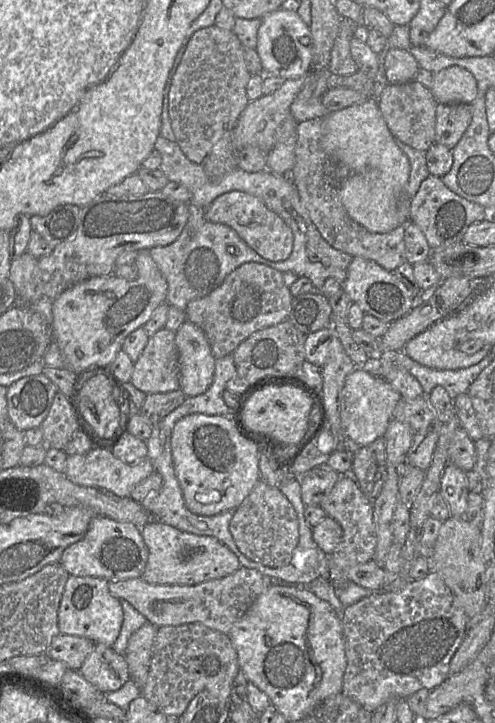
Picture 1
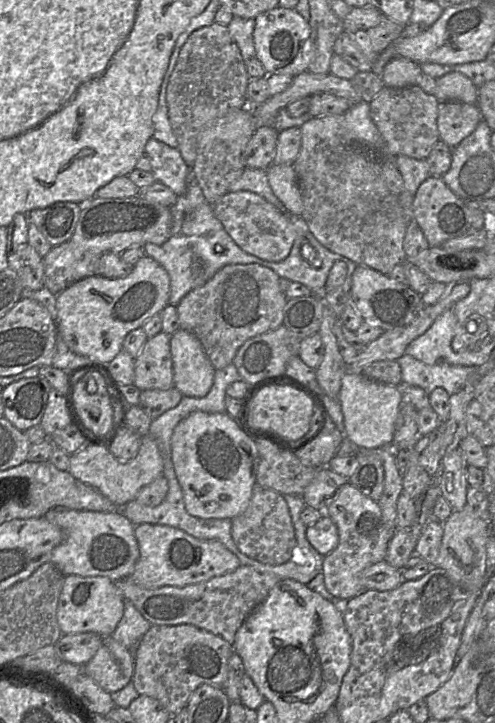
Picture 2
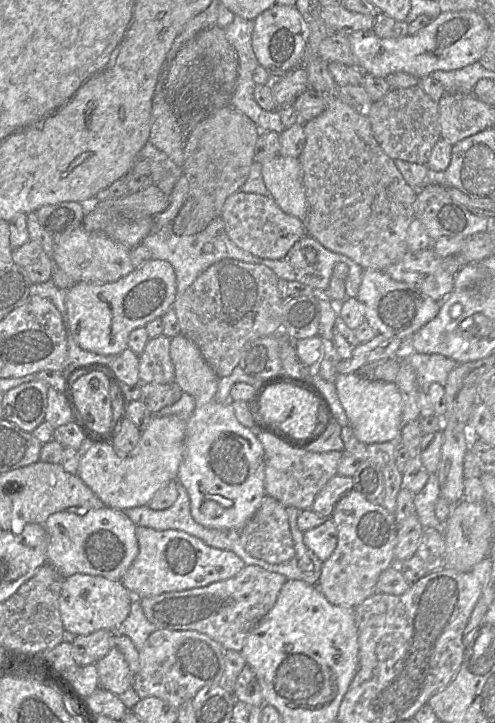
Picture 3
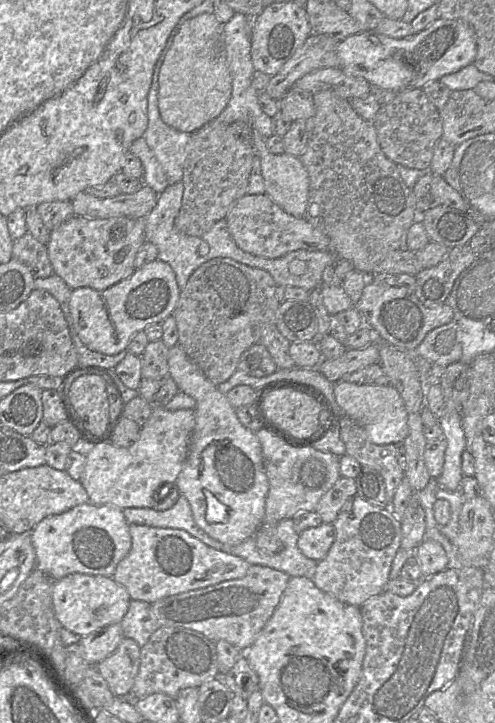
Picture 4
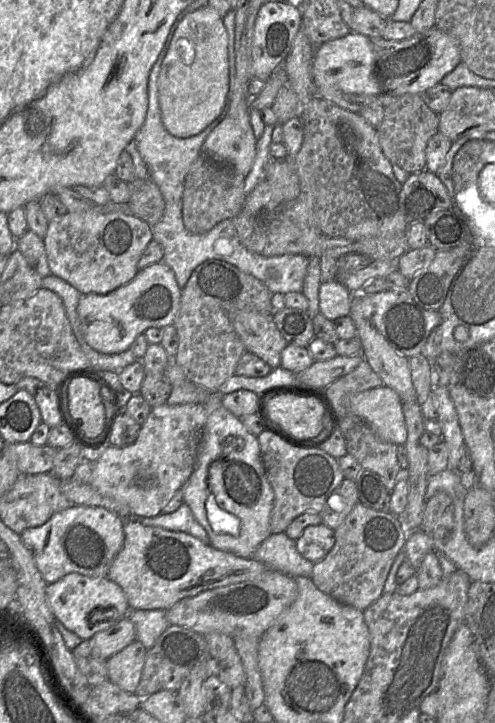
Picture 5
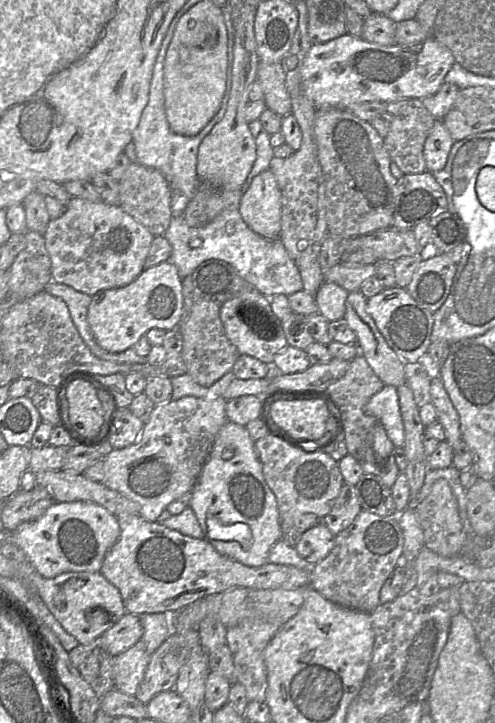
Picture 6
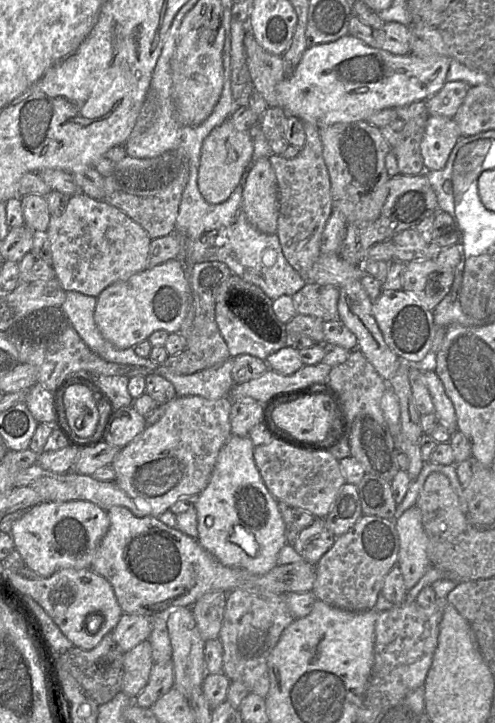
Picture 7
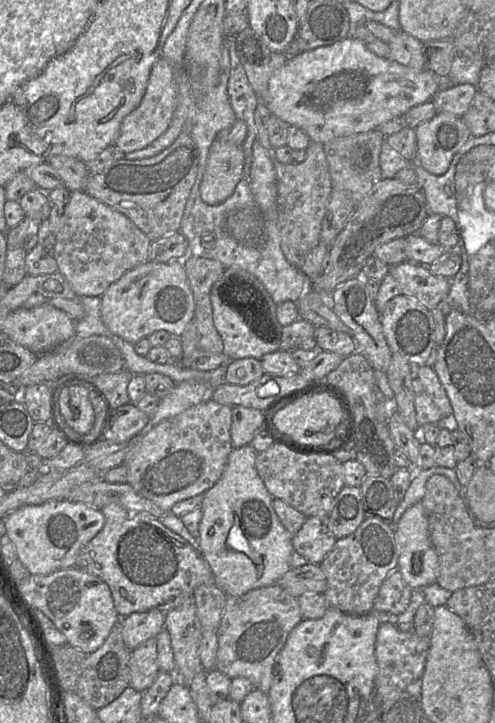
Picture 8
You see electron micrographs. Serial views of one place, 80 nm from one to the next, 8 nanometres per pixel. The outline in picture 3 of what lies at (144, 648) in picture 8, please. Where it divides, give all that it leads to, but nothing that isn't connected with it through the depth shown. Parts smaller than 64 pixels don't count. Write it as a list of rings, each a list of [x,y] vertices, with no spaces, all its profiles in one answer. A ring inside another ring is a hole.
[[[114,633],[113,646],[95,663],[100,687],[119,696],[133,686],[138,665],[139,650],[131,639]]]

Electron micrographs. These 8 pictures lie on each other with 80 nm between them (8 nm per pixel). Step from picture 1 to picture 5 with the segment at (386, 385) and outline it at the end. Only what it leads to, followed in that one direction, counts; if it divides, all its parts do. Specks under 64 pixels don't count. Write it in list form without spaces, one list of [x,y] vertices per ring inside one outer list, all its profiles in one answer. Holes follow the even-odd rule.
[[[381,386],[351,395],[349,410],[362,419],[383,442],[404,446],[407,439],[407,428],[402,403],[396,391],[387,386]]]

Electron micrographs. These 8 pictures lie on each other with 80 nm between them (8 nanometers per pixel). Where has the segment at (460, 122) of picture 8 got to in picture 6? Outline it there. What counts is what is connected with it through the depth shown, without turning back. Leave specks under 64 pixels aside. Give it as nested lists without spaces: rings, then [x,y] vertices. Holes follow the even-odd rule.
[[[436,120],[423,148],[423,156],[428,172],[438,172],[445,167],[454,142],[442,120]]]

